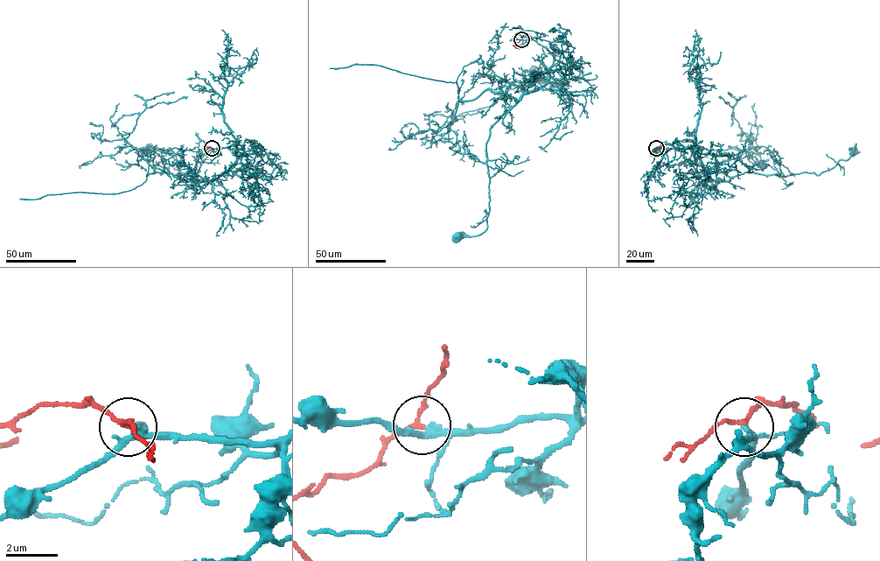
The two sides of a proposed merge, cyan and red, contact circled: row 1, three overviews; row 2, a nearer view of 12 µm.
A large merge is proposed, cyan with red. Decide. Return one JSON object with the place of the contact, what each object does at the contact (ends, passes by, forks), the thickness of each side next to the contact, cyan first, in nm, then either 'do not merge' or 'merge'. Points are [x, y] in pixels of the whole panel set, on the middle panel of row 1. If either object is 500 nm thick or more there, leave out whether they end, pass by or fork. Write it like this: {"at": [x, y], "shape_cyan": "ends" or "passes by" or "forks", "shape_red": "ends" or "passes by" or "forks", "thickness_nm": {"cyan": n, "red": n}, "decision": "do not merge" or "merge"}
{"at": [521, 39], "shape_cyan": "forks", "shape_red": "passes by", "thickness_nm": {"cyan": 180, "red": 150}, "decision": "merge"}

